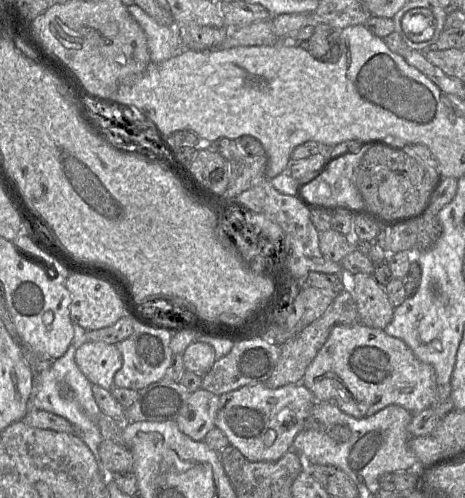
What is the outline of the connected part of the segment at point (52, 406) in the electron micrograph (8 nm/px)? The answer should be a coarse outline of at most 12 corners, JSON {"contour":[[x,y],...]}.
{"contour":[[79,339],[33,373],[28,411],[69,421],[98,460],[103,413],[75,362]]}

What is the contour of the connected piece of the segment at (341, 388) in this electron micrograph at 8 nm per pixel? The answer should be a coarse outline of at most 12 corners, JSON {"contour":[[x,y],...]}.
{"contour":[[361,322],[331,330],[301,383],[357,419],[420,413],[431,365]]}

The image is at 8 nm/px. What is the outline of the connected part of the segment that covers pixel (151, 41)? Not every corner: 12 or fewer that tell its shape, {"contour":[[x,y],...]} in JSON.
{"contour":[[135,4],[127,10],[146,35],[152,64],[184,49],[174,27],[158,24]]}

